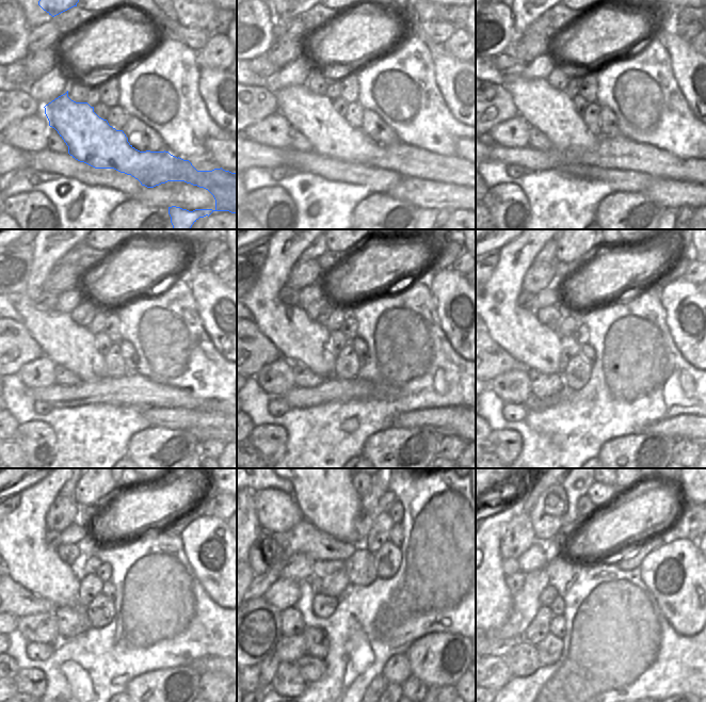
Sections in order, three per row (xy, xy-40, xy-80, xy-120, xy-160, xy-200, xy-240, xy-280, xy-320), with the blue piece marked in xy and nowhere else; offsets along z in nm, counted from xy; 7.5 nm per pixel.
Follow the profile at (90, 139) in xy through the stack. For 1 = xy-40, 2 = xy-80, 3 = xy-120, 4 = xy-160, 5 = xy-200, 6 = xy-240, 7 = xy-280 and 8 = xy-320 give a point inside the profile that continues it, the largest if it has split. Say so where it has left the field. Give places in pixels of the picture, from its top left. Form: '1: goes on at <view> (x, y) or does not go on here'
1: goes on at xy-40 (315, 116)
2: goes on at xy-80 (550, 111)
3: goes on at xy-120 (64, 342)
4: goes on at xy-160 (297, 337)
5: goes on at xy-200 (518, 331)
6: goes on at xy-240 (59, 584)
7: goes on at xy-280 (272, 505)
8: goes on at xy-320 (497, 520)

